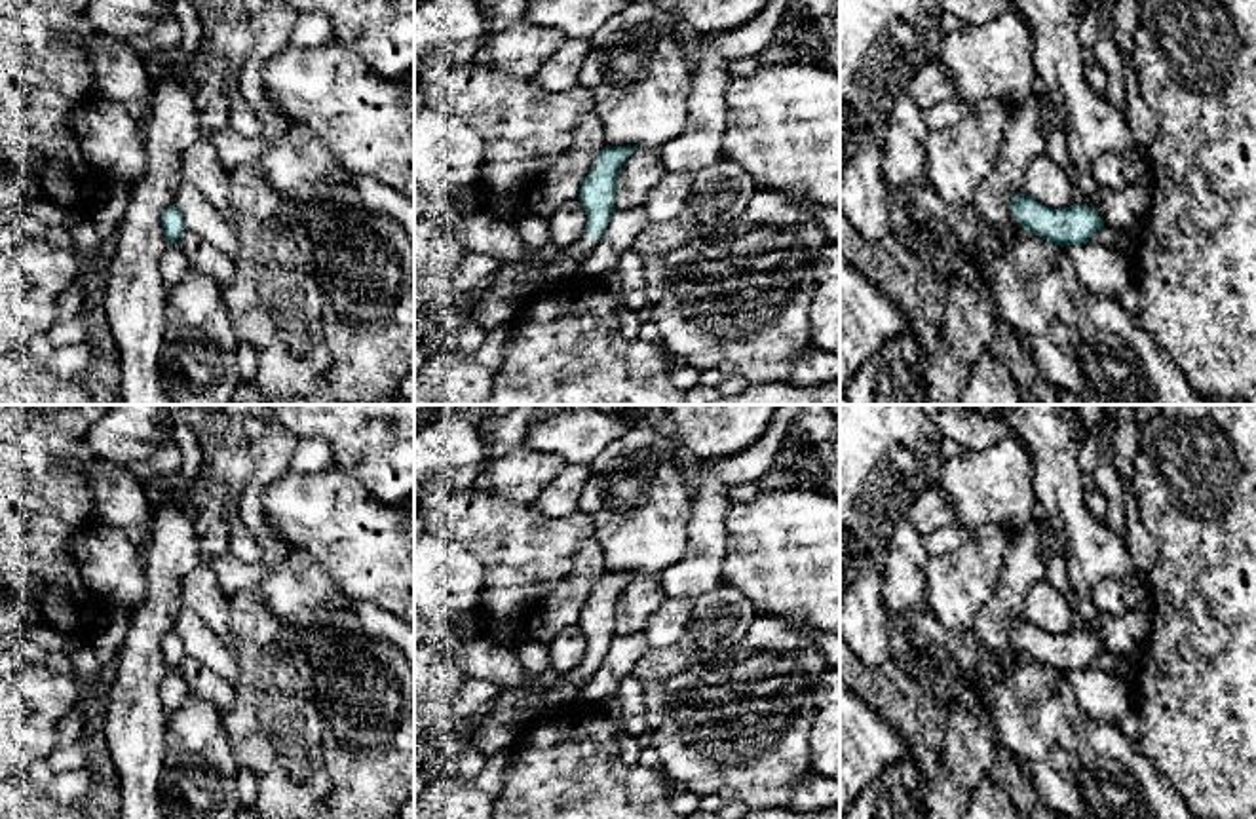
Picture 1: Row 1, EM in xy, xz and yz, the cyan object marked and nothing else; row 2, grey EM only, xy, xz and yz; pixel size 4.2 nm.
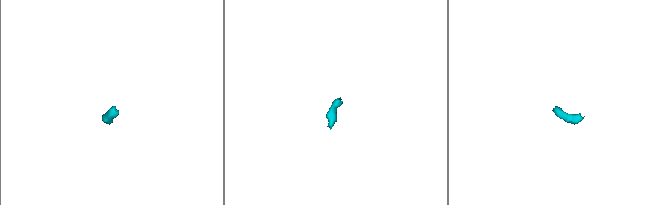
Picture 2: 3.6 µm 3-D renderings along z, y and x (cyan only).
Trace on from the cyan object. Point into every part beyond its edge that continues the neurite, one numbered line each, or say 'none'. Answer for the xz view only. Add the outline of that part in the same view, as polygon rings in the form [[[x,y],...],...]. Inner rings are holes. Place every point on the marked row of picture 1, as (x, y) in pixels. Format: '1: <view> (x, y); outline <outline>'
1: xz (563, 270); outline [[[583,234],[576,243],[562,247],[557,258],[526,262],[528,279],[517,283],[521,302],[528,304],[547,291],[578,283],[578,268],[597,243],[597,238]]]

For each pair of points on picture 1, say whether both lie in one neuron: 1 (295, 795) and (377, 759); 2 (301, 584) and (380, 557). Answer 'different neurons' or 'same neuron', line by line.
1: different neurons
2: different neurons

